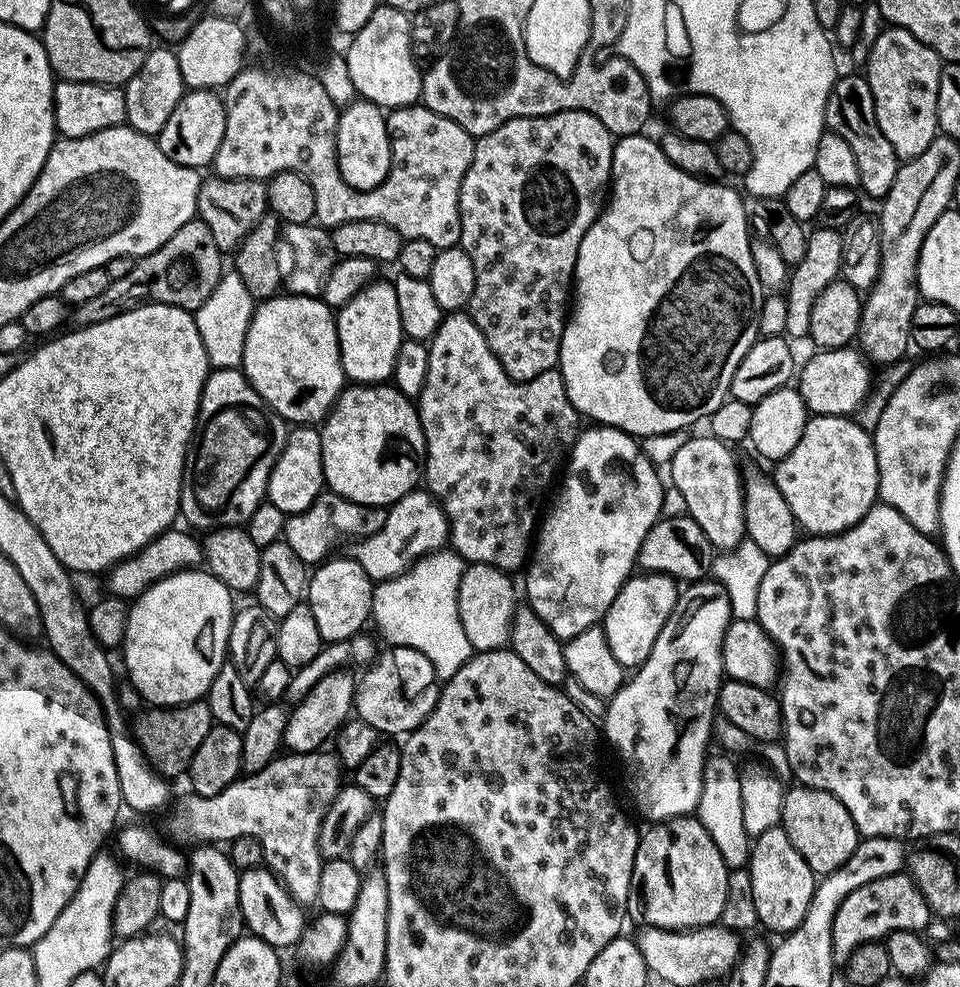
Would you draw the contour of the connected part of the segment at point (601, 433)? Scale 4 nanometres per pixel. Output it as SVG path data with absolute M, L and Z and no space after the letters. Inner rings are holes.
M588 427L577 435L572 450L566 457L566 467L559 481L560 493L557 494L548 517L546 512L539 525L538 535L530 552L528 577L524 580L524 588L528 591L527 607L533 608L542 622L546 622L549 630L555 632L562 642L571 640L577 632L585 632L589 626L597 623L598 618L603 617L614 593L628 581L630 570L637 567L638 545L651 530L653 523L662 516L660 476L652 472L656 471L653 462L644 456L637 441L619 428Z

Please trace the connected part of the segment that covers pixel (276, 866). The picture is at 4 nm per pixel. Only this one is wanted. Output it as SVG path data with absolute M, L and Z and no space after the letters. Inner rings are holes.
M329 752L280 754L257 772L241 775L218 794L187 794L167 809L167 835L180 846L220 842L216 840L230 842L234 838L252 836L262 846L268 871L280 877L284 889L297 904L315 905L318 877L324 865L318 850L318 830L322 830L322 818L326 818L330 802L334 802L342 787L341 761Z

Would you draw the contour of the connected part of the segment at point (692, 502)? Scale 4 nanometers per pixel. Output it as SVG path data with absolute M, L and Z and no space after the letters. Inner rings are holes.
M711 434L693 435L670 463L671 487L682 490L686 498L687 515L702 526L702 534L712 543L713 549L730 552L739 546L744 534L744 486L742 471L736 465L736 456L731 447Z

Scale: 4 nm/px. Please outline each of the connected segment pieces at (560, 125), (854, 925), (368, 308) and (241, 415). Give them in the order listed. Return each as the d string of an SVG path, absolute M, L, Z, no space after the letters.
M573 110L571 112L552 112L548 116L515 116L510 122L498 126L490 134L479 137L475 141L476 149L472 155L470 166L462 178L460 187L460 242L459 247L470 254L470 262L474 262L474 294L467 306L467 313L472 321L482 330L490 350L498 358L502 370L512 380L533 380L538 374L553 371L560 362L560 343L564 333L566 317L570 312L570 289L576 274L578 246L590 230L590 226L600 215L606 193L610 188L612 174L612 149L614 137L606 125L591 110Z
M897 874L858 886L842 901L832 922L832 959L847 960L858 946L871 940L883 941L892 932L920 932L930 921L928 903L912 877Z
M377 278L367 284L346 306L342 306L335 313L336 333L340 347L340 361L345 377L352 384L382 384L391 381L394 370L394 358L398 358L398 346L405 339L402 322L398 318L398 294L394 294L394 283Z
M239 367L217 368L209 371L200 395L200 409L196 415L196 431L188 458L184 461L184 481L180 487L180 516L189 529L234 528L247 525L250 514L265 503L270 482L270 470L278 462L278 454L286 446L290 431L286 421L254 390Z

